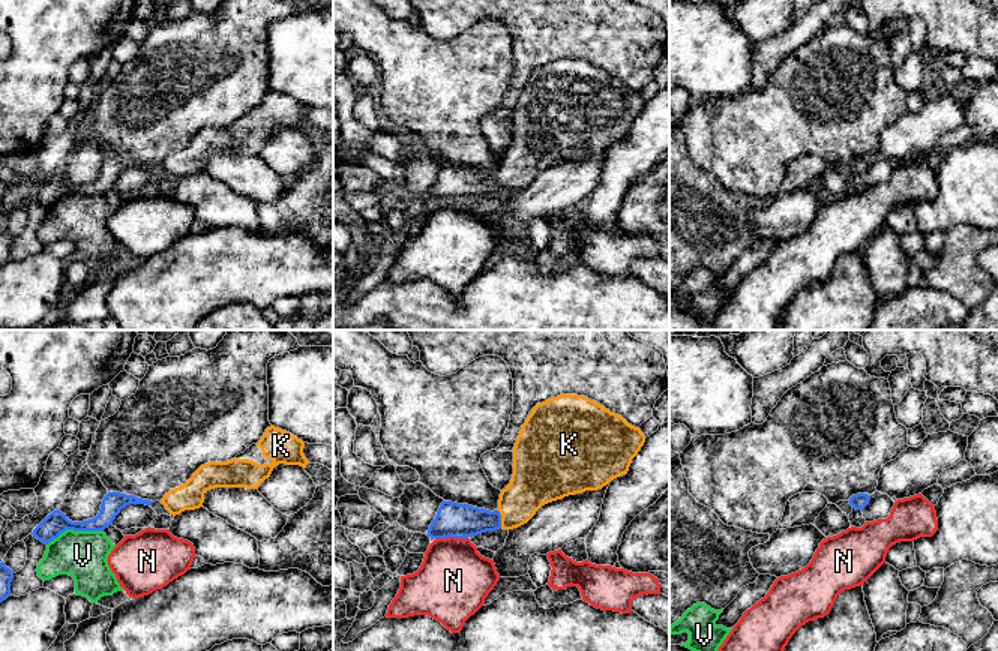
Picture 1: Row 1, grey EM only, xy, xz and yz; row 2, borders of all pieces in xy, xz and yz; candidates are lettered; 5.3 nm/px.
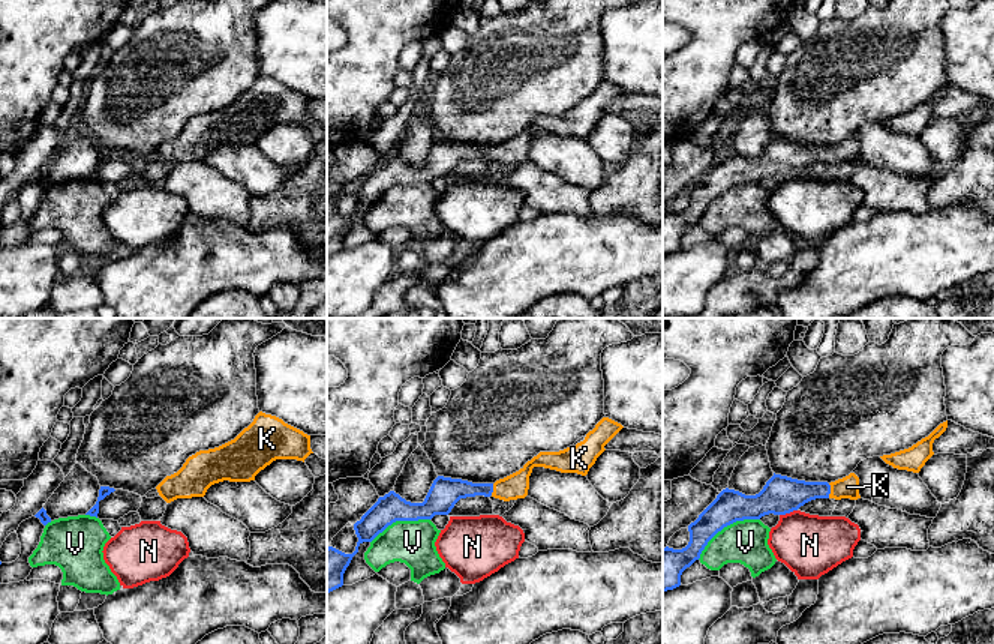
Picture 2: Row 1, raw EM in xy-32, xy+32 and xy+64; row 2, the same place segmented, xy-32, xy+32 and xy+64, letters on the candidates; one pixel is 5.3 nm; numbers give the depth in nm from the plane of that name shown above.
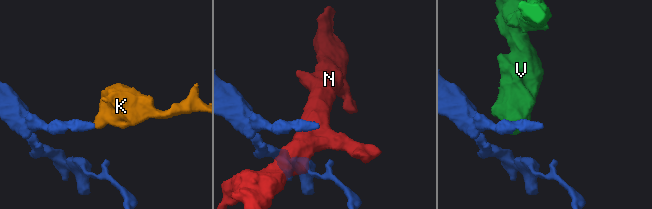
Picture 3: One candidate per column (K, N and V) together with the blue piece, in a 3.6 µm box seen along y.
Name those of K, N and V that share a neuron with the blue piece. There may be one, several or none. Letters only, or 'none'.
K

